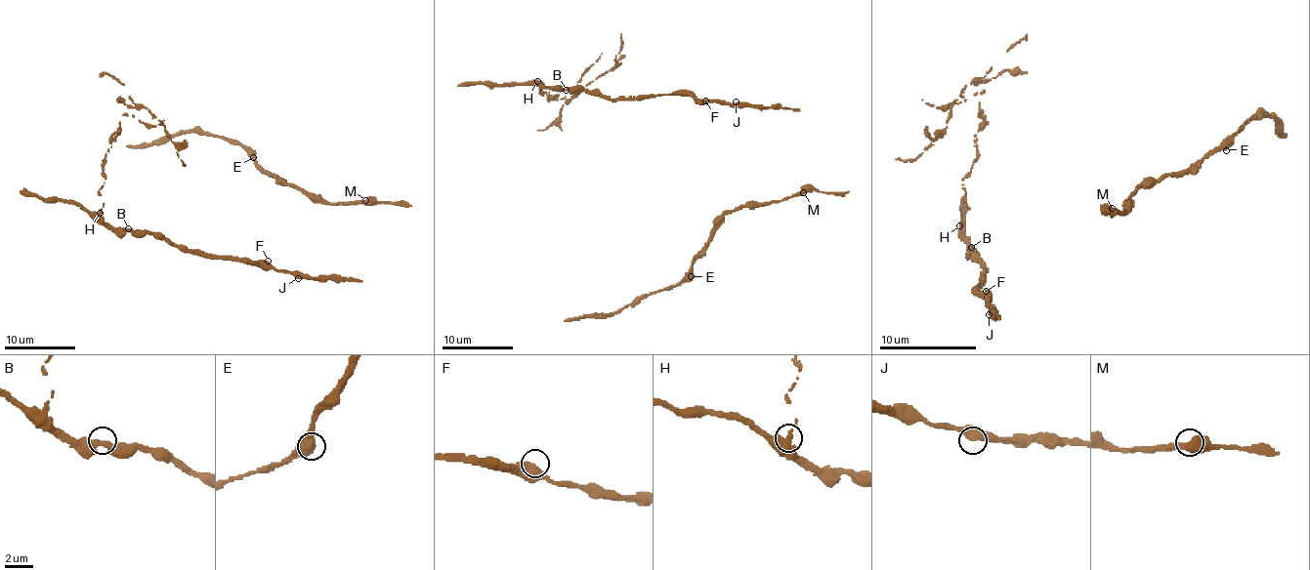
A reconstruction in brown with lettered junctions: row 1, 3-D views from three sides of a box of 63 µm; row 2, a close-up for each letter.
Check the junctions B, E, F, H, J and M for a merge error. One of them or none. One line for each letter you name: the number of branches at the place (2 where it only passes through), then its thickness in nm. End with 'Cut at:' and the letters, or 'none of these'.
H: 2 | 400 nm
Cut at: H

